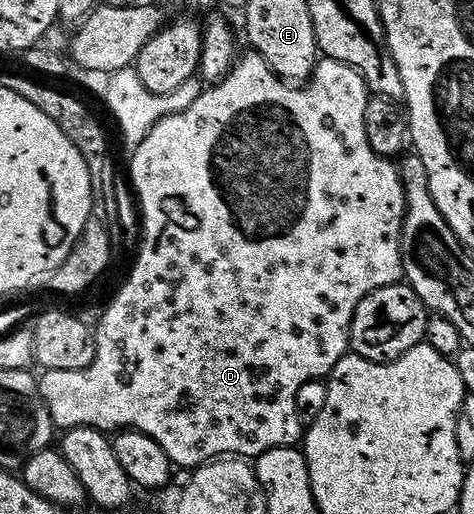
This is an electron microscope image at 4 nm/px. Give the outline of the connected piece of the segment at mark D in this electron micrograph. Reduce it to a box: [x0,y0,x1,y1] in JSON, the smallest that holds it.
[37,51,406,471]

